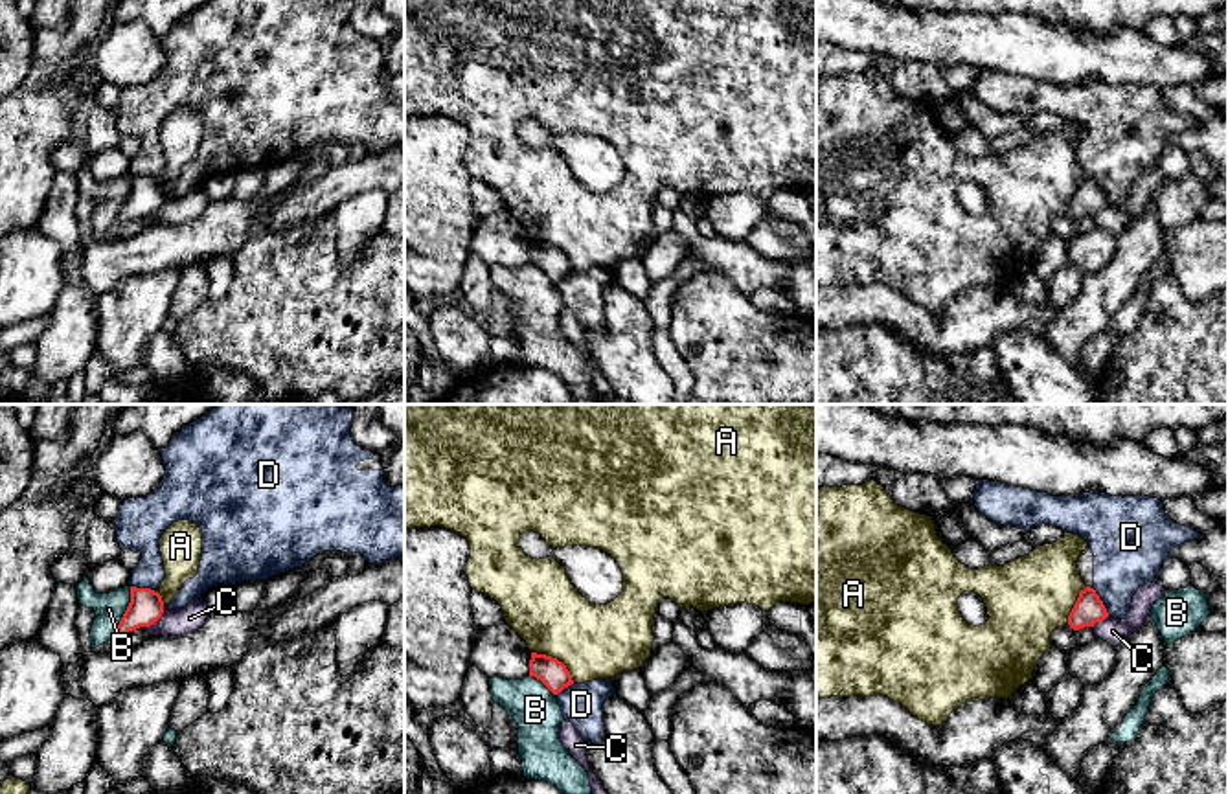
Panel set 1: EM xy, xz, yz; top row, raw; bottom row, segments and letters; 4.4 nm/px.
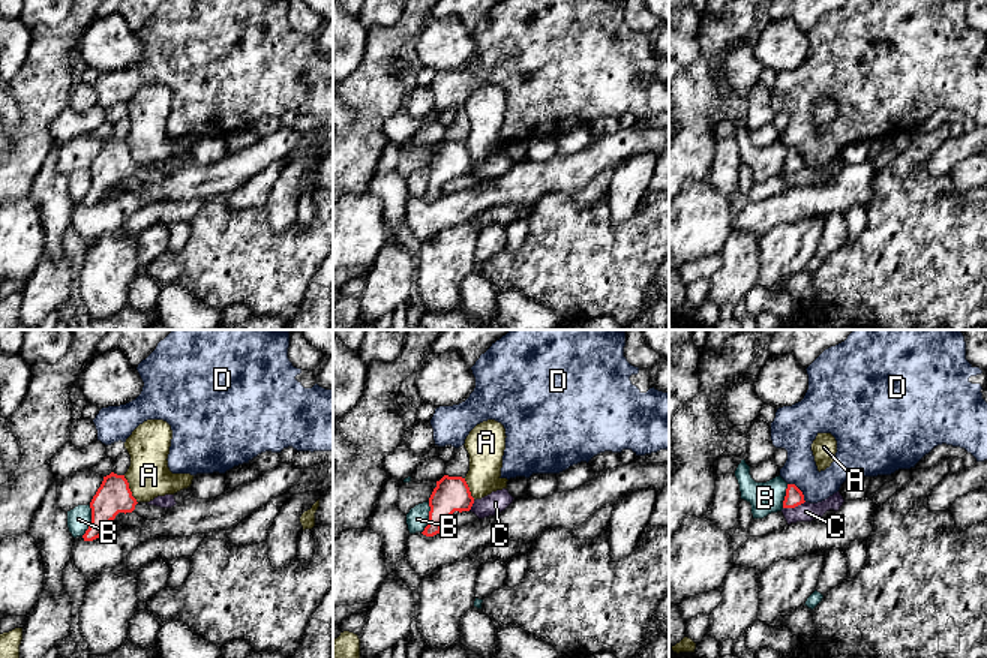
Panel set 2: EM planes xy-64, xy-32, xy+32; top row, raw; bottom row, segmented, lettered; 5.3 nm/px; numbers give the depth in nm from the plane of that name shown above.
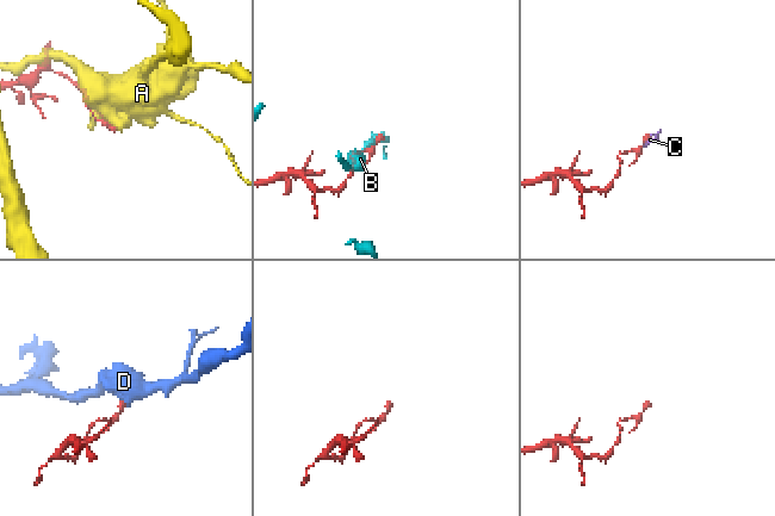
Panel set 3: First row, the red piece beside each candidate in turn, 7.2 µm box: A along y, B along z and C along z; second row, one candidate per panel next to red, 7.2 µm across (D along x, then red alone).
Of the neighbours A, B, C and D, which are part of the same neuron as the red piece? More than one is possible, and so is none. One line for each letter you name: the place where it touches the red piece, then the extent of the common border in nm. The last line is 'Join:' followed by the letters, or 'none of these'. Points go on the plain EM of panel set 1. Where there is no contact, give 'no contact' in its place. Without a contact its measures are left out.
Join: none of these

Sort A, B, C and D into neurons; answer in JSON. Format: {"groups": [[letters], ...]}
{"groups": [["A"], ["B"], ["C"], ["D"]]}

